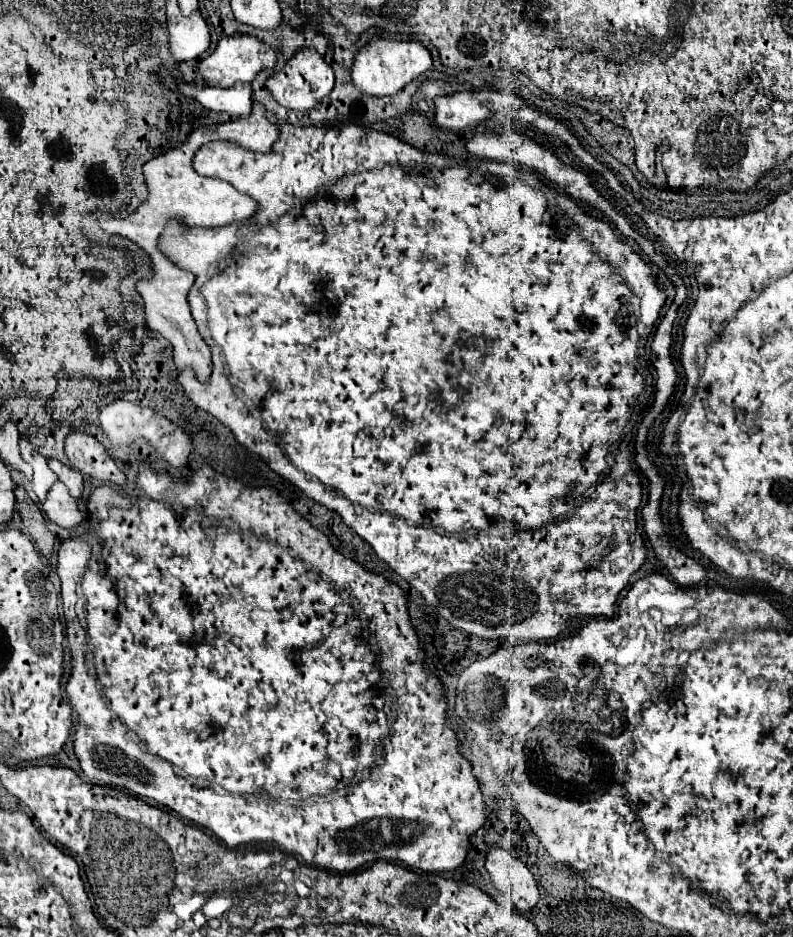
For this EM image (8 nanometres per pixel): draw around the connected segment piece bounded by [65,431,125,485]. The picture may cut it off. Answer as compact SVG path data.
M71 431L65 439L65 455L71 467L95 481L105 483L125 483L125 473L115 465L107 449L85 431Z

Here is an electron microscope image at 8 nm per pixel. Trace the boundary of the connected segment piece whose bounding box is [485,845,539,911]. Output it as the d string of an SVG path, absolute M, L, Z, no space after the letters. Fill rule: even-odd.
M489 847L485 867L495 883L495 887L509 895L513 905L519 911L529 911L537 905L539 901L539 889L537 889L537 879L529 871L529 867L511 855L503 847Z

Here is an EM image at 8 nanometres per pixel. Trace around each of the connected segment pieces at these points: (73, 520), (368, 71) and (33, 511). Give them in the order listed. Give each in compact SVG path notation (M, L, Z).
M61 481L53 483L45 501L41 503L41 509L55 525L65 527L65 529L77 527L83 519L79 507L77 507L77 501L71 497L71 493L67 491L67 487Z
M373 37L365 47L357 51L351 77L353 77L353 83L363 93L373 95L373 97L383 97L383 95L391 95L403 89L403 85L407 85L409 81L413 81L415 77L431 69L431 65L433 65L431 53L419 41L393 41L393 39Z
M17 485L15 487L15 497L17 497L17 507L19 507L19 513L23 517L23 525L25 525L25 531L29 533L29 537L33 539L35 547L45 555L45 557L51 557L51 551L53 551L53 545L55 545L55 537L41 513L41 509L31 501L31 497L27 495L27 491Z

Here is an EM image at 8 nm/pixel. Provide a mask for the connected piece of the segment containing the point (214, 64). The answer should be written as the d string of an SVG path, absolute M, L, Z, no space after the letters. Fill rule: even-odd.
M225 35L219 39L215 51L199 63L199 73L207 85L233 87L237 81L251 83L255 75L265 67L271 67L271 69L275 67L275 51L269 45L265 45L255 35Z

